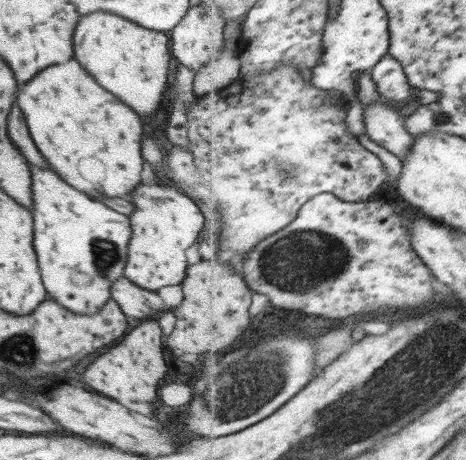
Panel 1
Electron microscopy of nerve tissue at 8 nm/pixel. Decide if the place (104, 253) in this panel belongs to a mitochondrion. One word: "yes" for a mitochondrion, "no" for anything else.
yes

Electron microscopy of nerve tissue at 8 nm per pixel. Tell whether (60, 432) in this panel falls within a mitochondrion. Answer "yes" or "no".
no

